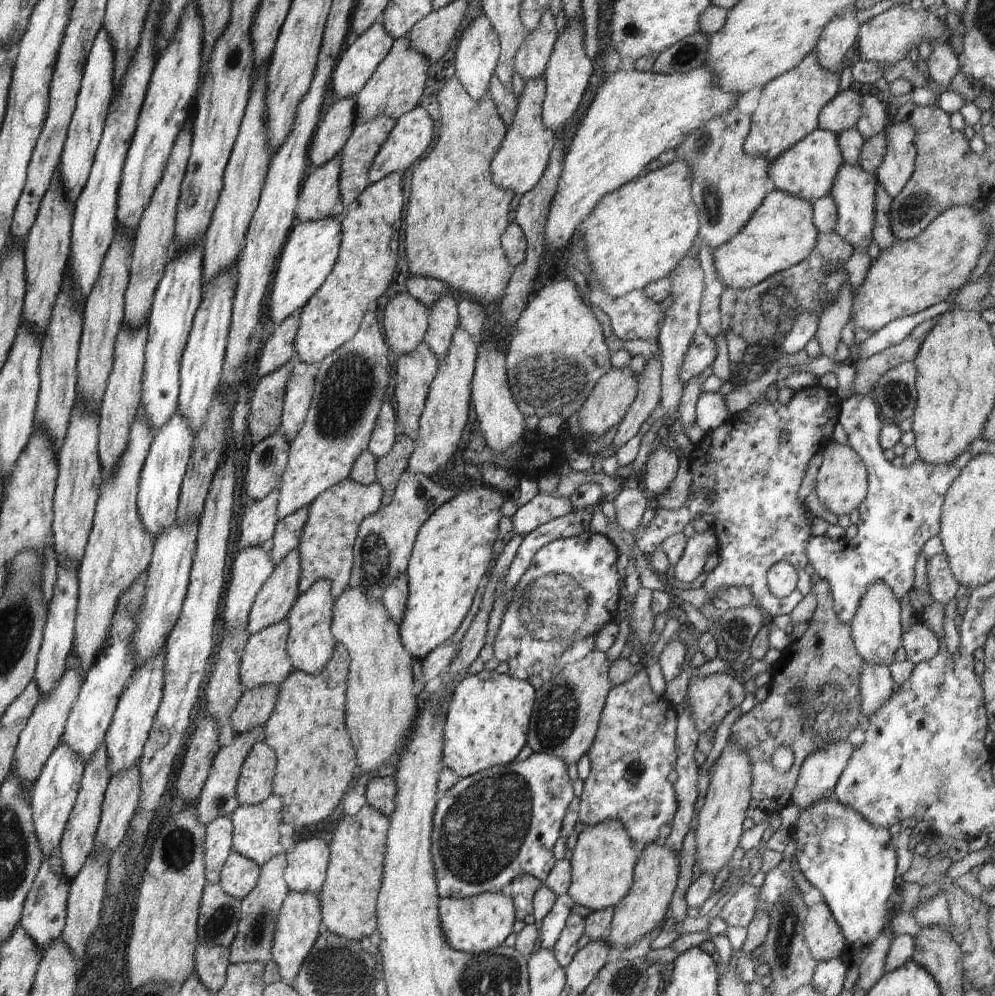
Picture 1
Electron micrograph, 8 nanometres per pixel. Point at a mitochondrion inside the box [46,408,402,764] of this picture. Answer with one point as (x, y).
(374, 556)

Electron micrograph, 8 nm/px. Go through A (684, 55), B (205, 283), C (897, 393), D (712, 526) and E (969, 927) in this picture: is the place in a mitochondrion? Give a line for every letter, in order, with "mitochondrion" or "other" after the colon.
A: mitochondrion
B: other
C: mitochondrion
D: other
E: mitochondrion

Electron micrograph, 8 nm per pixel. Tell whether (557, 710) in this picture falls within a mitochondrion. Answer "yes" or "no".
yes

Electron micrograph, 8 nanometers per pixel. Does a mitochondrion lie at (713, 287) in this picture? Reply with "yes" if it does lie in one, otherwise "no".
no

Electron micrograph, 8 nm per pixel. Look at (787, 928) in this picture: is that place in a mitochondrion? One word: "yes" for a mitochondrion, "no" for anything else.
yes

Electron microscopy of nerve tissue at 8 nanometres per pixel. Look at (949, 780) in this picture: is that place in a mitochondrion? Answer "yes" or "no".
yes

